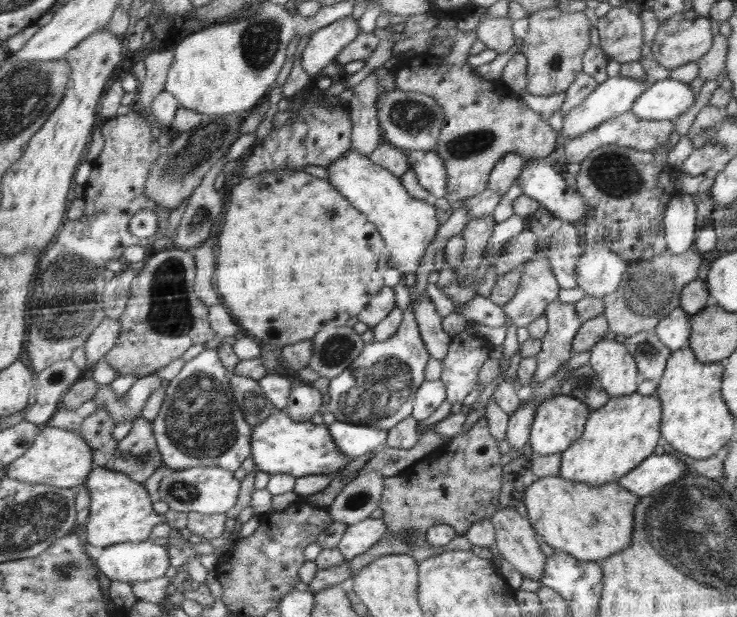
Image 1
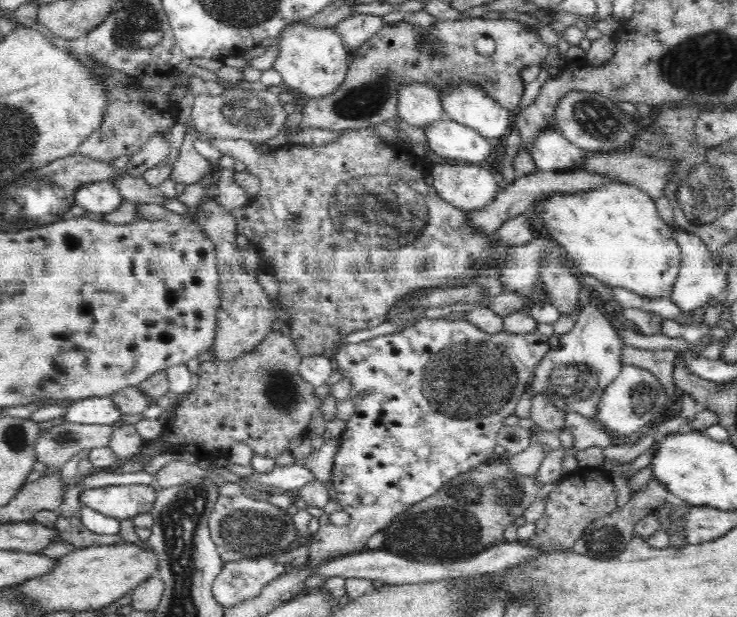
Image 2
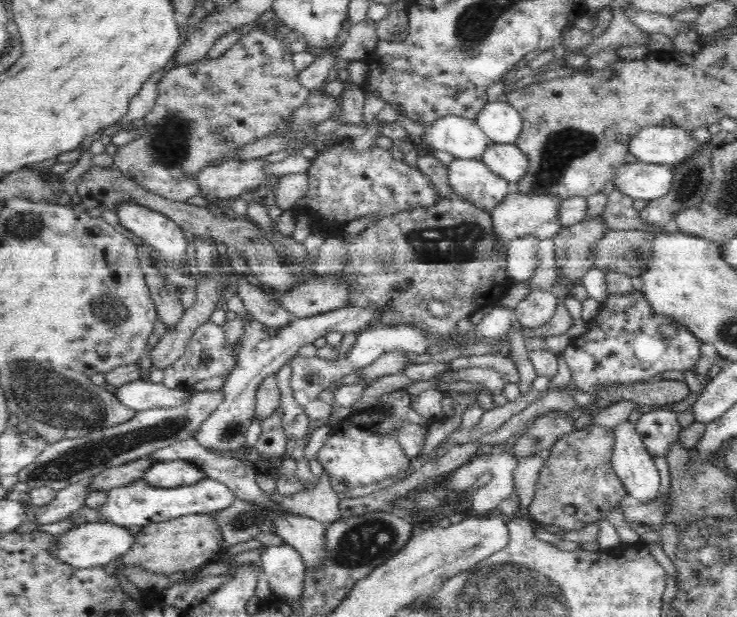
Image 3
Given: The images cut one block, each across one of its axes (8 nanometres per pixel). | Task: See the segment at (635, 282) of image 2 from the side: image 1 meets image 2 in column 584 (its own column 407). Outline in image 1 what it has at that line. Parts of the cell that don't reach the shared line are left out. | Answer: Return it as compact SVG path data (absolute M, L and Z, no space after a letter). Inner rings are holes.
M355 147L326 169L330 174L328 180L377 226L383 240L386 240L387 247L391 248L390 265L396 267L404 275L415 273L424 256L424 250L428 248L428 244L432 242L438 230L436 210L432 202L426 204L413 197L404 188L401 177L396 176L383 165L364 158L363 153Z

